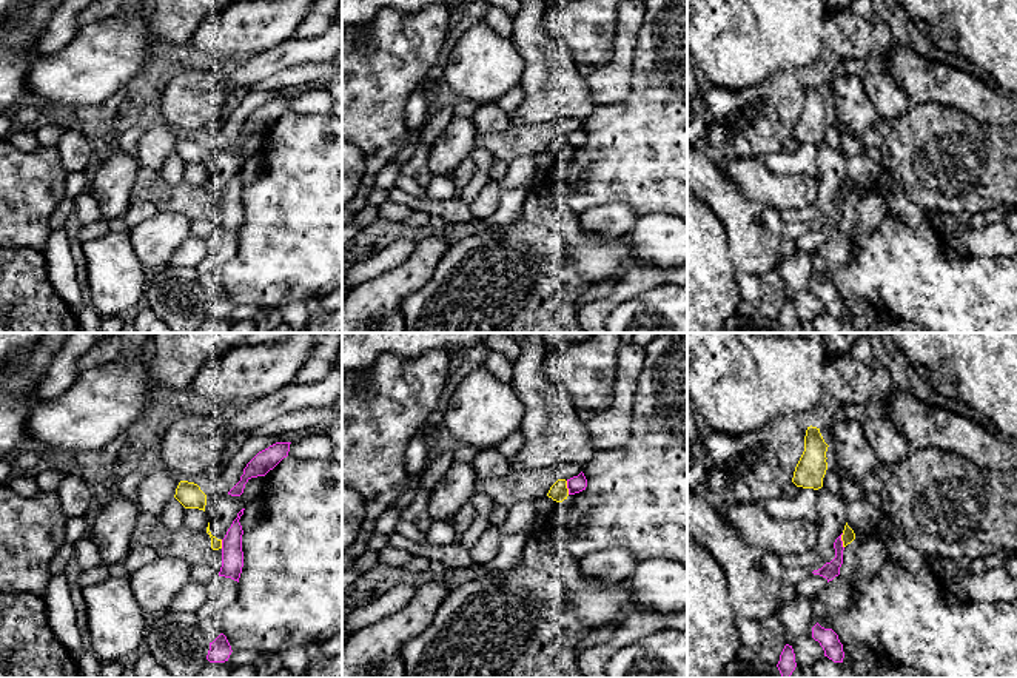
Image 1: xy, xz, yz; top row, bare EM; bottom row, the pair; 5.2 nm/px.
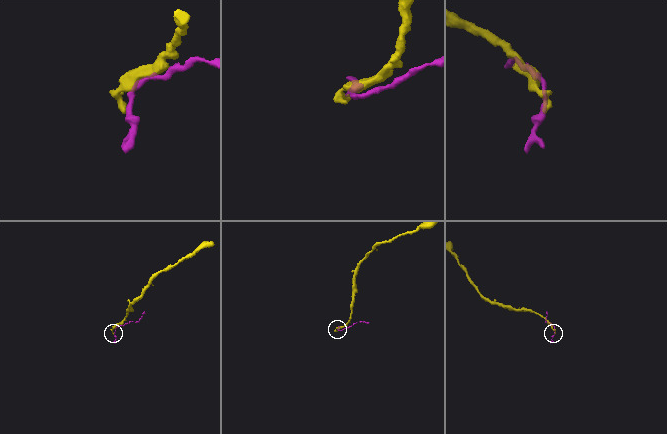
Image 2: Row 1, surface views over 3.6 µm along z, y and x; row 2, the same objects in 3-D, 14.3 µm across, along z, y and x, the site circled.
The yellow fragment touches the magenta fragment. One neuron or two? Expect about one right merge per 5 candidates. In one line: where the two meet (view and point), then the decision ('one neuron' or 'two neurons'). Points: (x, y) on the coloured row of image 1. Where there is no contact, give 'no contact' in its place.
meets yellow in yz at (842, 540); two neurons

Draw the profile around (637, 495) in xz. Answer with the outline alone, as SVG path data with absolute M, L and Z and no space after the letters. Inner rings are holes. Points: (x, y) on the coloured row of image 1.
M661 333L646 347L646 362L636 382L630 436L619 448L599 450L582 468L587 487L558 502L547 518L550 535L576 561L624 547L638 562L669 559L687 569L687 333Z

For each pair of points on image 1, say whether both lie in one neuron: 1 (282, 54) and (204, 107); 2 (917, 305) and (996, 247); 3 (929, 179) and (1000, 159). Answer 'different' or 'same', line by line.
1: same
2: different
3: same

